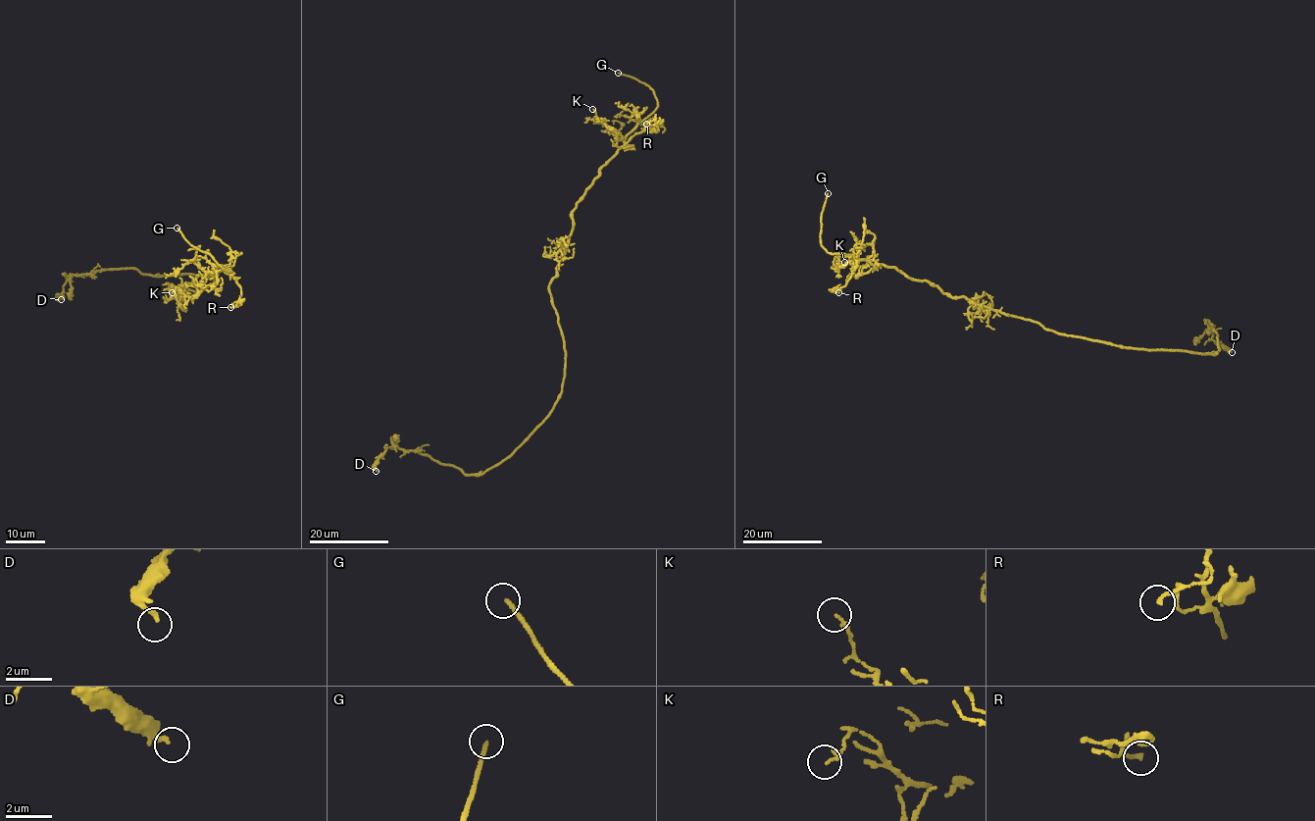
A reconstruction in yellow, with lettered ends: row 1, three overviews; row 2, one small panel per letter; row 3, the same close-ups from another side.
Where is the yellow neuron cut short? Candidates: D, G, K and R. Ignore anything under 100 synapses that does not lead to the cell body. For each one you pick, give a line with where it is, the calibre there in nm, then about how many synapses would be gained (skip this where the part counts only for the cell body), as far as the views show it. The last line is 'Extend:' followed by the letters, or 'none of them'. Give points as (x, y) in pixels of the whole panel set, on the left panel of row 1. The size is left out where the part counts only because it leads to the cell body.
G: place (177, 228); calibre 180 nm
Extend: G

